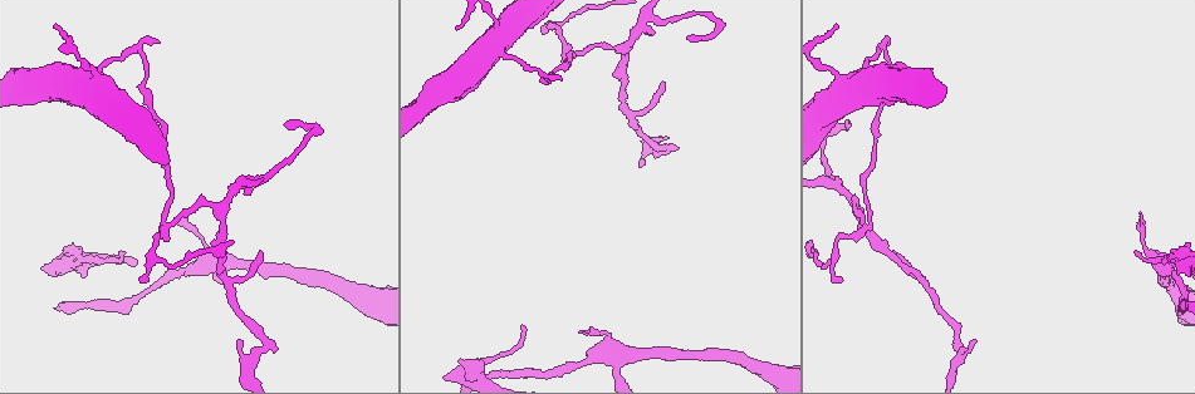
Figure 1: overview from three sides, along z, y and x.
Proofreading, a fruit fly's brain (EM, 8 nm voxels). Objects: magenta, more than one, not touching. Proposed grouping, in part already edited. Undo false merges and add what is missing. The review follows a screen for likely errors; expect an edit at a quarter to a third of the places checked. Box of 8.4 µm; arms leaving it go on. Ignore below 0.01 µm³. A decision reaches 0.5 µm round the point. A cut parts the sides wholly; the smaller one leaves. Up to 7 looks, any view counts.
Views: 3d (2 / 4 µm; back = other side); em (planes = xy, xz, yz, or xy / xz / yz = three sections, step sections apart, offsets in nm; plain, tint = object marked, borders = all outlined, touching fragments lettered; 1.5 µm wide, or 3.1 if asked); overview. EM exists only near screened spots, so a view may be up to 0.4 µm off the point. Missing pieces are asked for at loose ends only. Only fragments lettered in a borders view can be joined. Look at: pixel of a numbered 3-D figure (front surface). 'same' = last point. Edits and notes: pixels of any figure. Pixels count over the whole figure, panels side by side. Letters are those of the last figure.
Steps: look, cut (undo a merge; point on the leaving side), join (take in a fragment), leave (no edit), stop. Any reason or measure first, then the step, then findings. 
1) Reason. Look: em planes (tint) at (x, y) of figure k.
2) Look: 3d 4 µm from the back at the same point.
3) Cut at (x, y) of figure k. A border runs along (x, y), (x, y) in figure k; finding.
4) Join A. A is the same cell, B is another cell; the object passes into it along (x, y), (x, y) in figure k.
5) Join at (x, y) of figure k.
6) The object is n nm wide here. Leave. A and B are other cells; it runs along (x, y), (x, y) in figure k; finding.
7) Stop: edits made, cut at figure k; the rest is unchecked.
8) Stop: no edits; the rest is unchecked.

Thin end. Look: em planes (borders) at (456, 27) of figure 1.

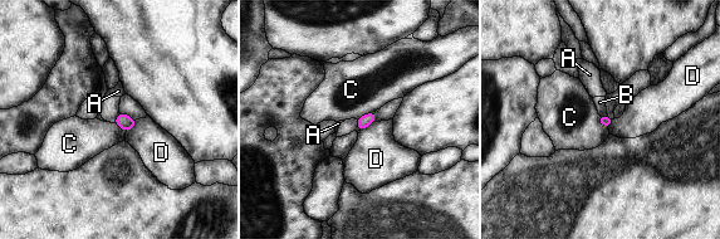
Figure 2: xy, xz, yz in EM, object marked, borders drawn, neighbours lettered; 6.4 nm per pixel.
The object is 70 nm wide here. Leave. A, B, C and D are other cells; no lettered fragment goes on from it.

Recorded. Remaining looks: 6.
Abrupt turn. Look: em planes (tint) at (164, 220) of figure 1.

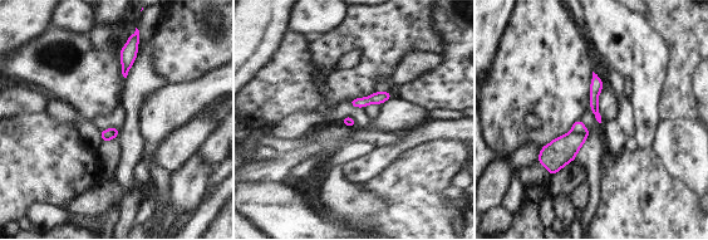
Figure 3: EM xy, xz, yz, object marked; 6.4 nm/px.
Look: em planes (borders) at the same point.

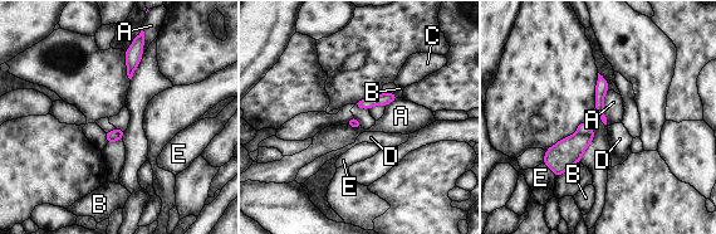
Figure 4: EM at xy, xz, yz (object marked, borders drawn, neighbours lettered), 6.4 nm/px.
The longest contact is with A, 220 nm. Cut at (583, 128) of figure 4. A, B, C, D and E are other cells; a border runs along (577, 131), (582, 135), (593, 133) in figure 4; two cells meet here.

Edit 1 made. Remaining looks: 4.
Tapers out. Look: em planes (borders) at (582, 332) of figure 1.

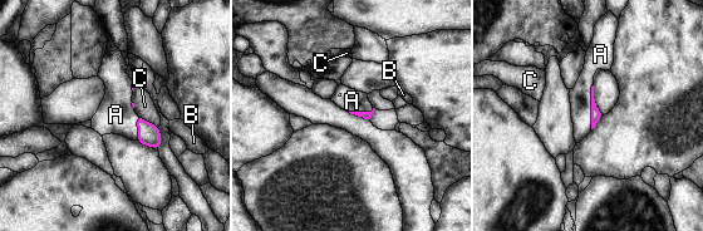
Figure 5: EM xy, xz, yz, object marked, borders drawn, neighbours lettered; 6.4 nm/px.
Join A. A is the same cell, B and C are other cells; the object passes into it along (595, 112), (591, 107), (580, 96) in figure 5; it goes on there.

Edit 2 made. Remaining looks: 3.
Stop: edits made, cut at figure 4, join at figure 5; the rest is unchecked.

